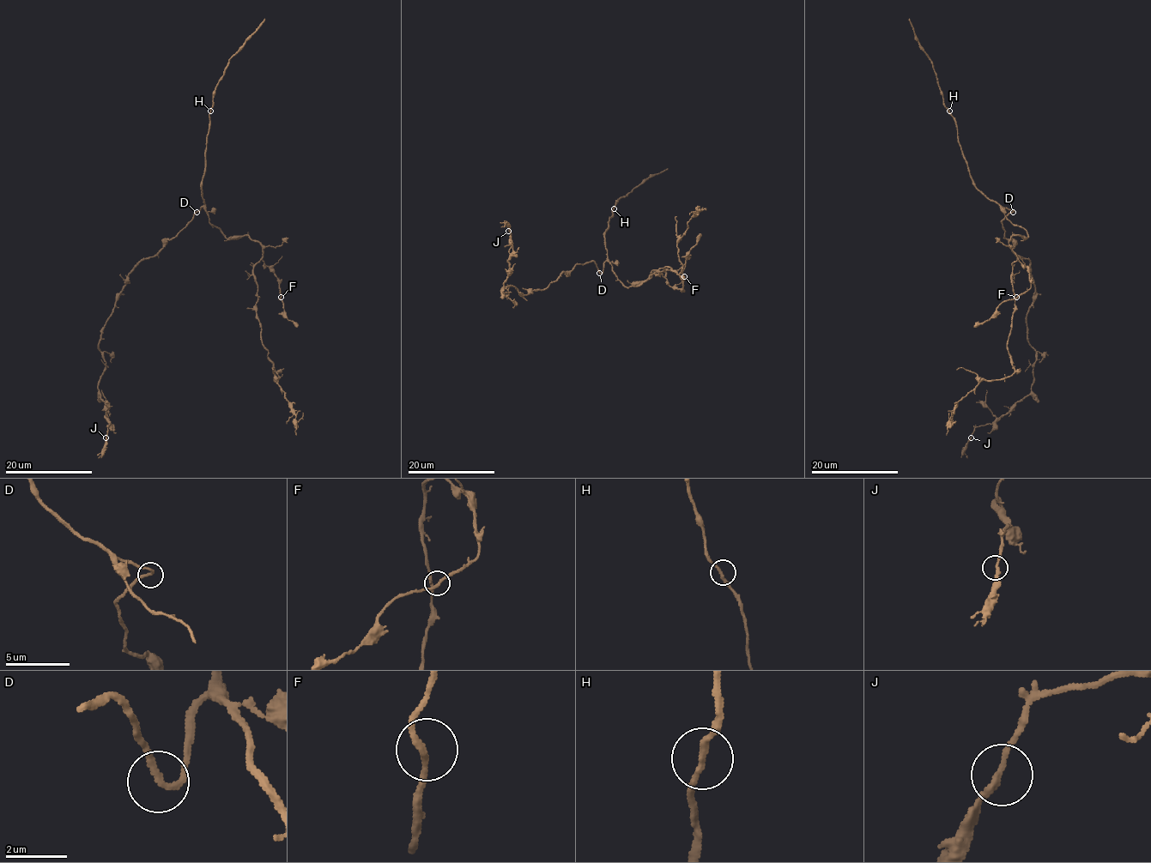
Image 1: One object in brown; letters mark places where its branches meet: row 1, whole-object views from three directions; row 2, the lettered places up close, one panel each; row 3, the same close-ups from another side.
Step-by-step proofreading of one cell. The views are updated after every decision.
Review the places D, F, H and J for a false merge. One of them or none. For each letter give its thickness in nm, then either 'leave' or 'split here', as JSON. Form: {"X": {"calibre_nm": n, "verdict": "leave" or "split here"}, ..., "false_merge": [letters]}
{"D": {"calibre_nm": 190, "verdict": "leave"}, "F": {"calibre_nm": 200, "verdict": "leave"}, "H": {"calibre_nm": 190, "verdict": "leave"}, "J": {"calibre_nm": 200, "verdict": "leave"}, "false_merge": []}

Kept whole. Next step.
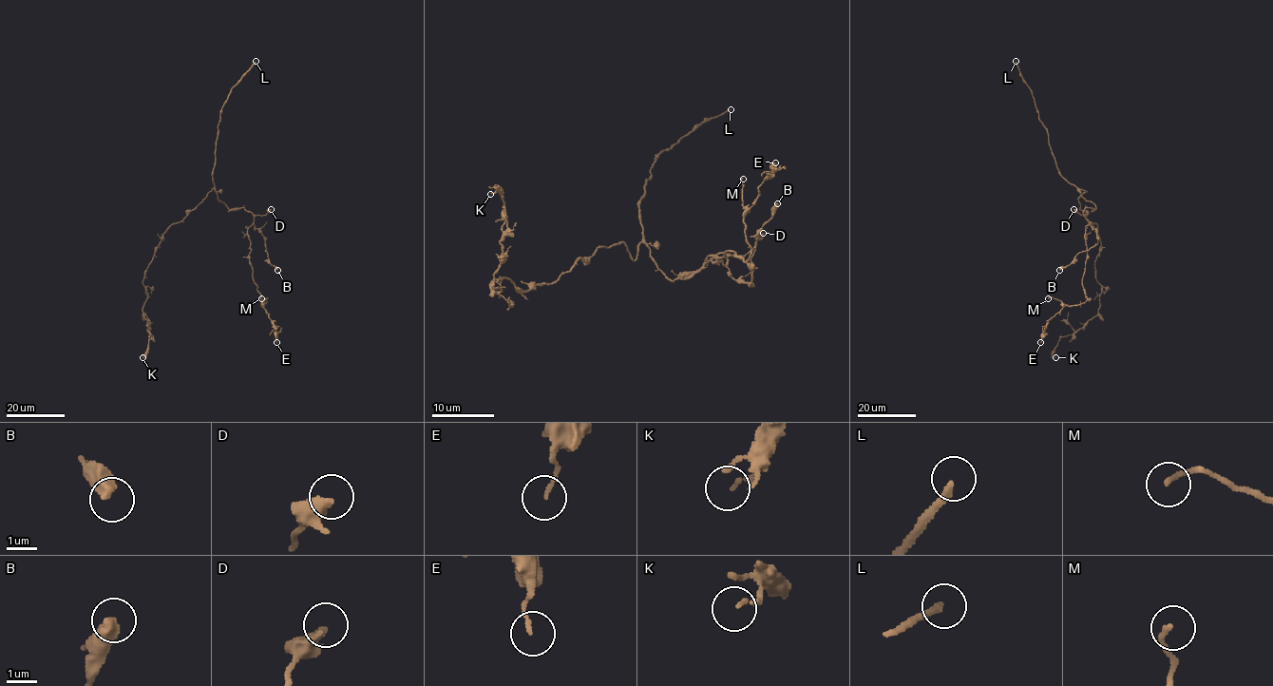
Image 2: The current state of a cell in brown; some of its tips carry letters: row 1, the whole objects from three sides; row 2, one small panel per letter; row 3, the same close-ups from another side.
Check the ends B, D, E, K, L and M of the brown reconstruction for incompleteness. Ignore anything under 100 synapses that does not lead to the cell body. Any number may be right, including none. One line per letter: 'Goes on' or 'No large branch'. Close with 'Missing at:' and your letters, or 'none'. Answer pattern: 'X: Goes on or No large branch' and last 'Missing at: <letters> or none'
B: No large branch
D: No large branch
E: No large branch
K: No large branch
L: Goes on
M: No large branch
Missing at: L

